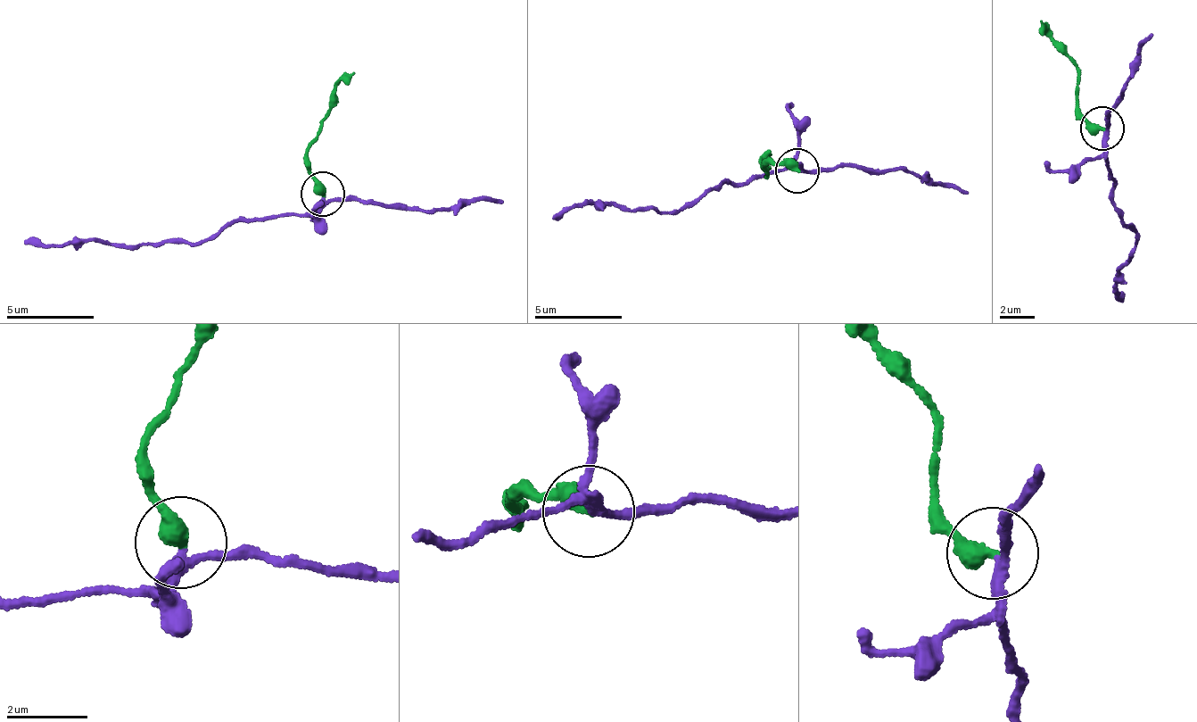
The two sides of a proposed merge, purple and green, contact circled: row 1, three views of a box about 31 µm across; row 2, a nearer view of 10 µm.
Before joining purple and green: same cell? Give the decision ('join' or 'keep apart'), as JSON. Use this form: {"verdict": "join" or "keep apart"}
{"verdict": "keep apart"}

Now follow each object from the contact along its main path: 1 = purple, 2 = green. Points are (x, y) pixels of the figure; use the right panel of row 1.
1: (1102, 130), (1118, 220), (1136, 236), (1115, 278), (1114, 298), (1121, 299)
2: (1102, 127), (1077, 113), (1077, 70), (1053, 45), (1043, 19)

